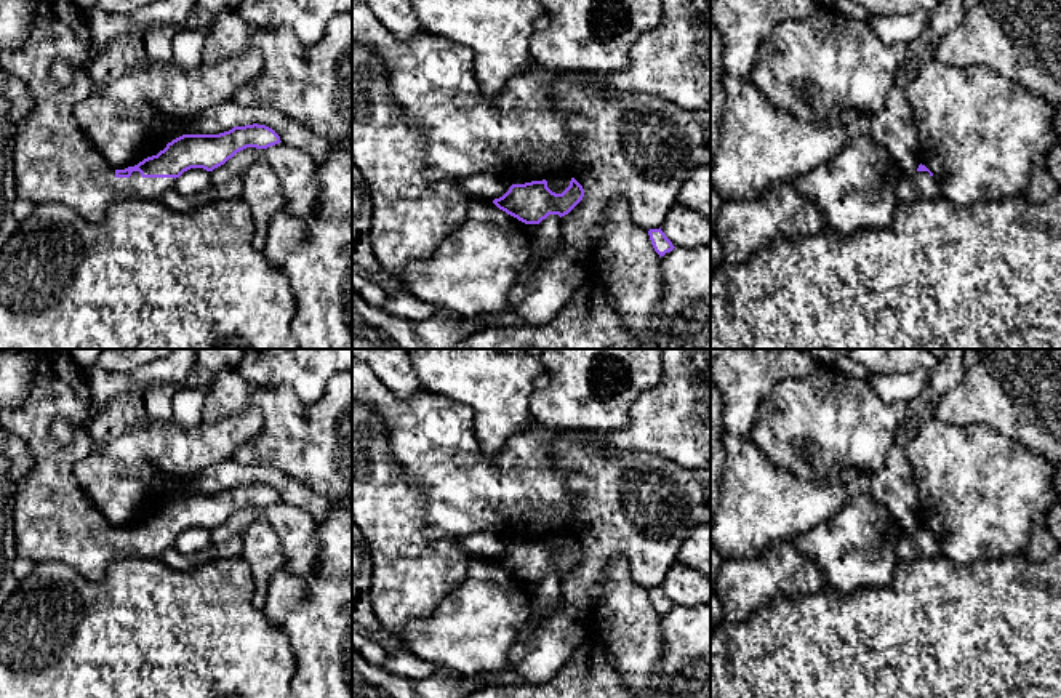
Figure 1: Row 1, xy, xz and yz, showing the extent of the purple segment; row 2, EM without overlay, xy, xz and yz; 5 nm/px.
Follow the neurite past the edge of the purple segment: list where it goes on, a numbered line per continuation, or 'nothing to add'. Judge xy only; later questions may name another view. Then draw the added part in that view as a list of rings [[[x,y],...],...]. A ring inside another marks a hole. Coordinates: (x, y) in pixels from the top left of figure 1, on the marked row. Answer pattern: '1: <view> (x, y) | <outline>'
1: xy (55, 160) | [[[35,0],[32,30],[18,50],[0,50],[0,61],[8,72],[24,80],[32,99],[32,110],[21,118],[14,134],[14,189],[16,197],[35,205],[56,202],[67,205],[88,223],[101,223],[112,202],[118,199],[157,200],[174,187],[174,178],[142,178],[133,171],[130,178],[117,178],[115,168],[96,149],[82,130],[74,106],[91,94],[90,66],[93,40],[86,26],[86,13],[75,0]],[[56,59],[74,69],[74,83],[61,86],[51,75]]]

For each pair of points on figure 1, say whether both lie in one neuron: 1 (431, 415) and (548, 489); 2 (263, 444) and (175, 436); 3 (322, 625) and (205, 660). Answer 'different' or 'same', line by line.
1: same
2: different
3: different

